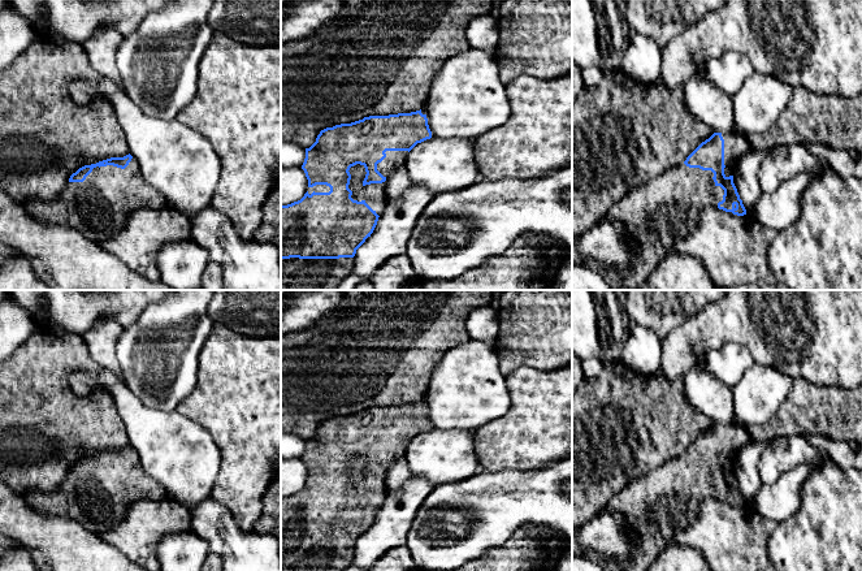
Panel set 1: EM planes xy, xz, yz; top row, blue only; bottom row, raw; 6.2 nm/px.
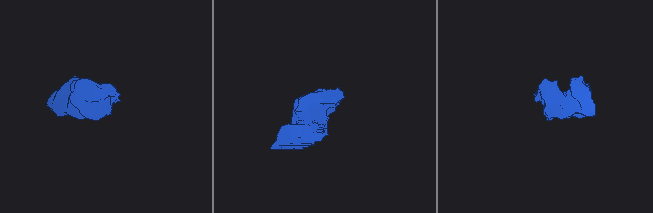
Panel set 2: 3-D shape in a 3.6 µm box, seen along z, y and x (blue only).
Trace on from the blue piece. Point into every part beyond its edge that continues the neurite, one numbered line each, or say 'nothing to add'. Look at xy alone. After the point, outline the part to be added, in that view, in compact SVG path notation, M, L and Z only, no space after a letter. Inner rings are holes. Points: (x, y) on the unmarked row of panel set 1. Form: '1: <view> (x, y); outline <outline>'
1: xy (98, 498); outline M133 449L125 460L113 457L94 459L83 473L69 473L53 492L31 489L25 496L36 511L68 516L99 535L114 524L122 523L126 507L133 502L166 498L168 492L143 471L139 455Z

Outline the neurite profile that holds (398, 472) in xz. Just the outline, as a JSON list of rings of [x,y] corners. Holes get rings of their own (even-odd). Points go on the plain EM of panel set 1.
[[[406,459],[393,462],[386,468],[386,490],[394,492],[399,489],[412,476]]]

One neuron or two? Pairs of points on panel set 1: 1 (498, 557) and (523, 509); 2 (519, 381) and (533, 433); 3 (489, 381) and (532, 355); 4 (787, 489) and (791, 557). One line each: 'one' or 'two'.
1: two
2: one
3: two
4: two

